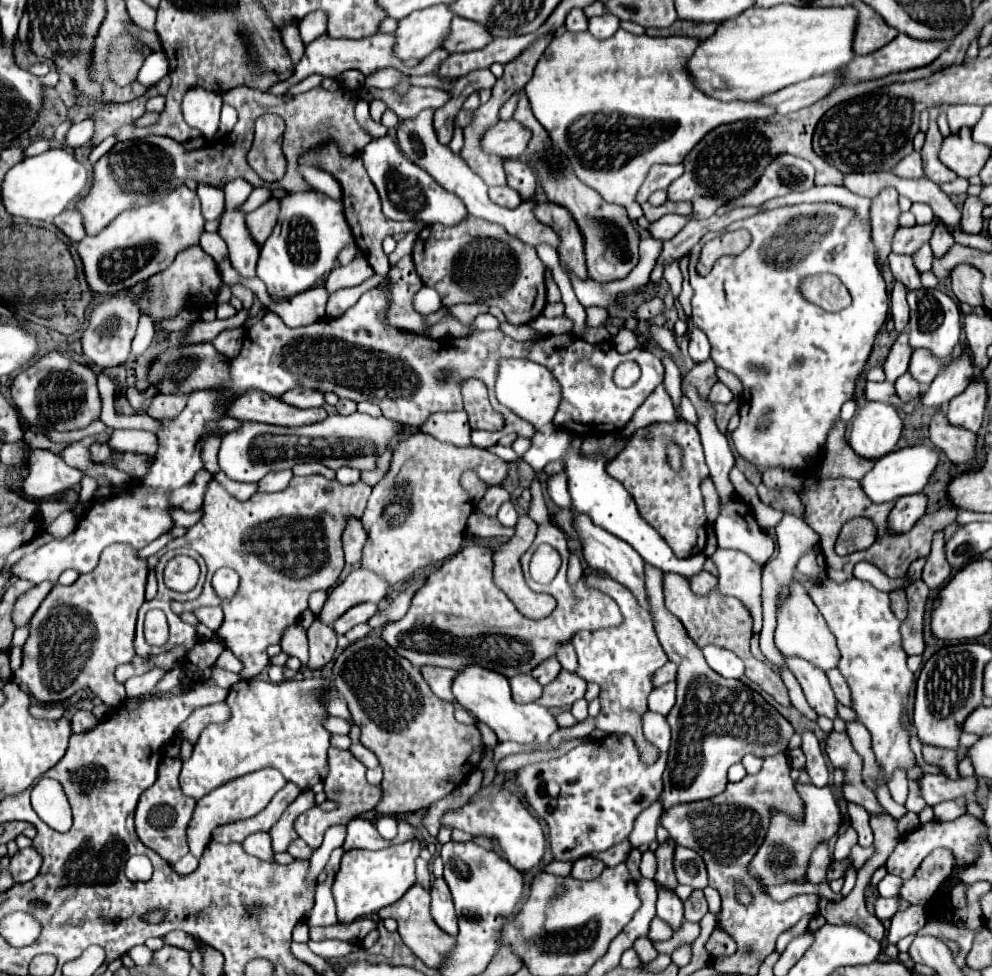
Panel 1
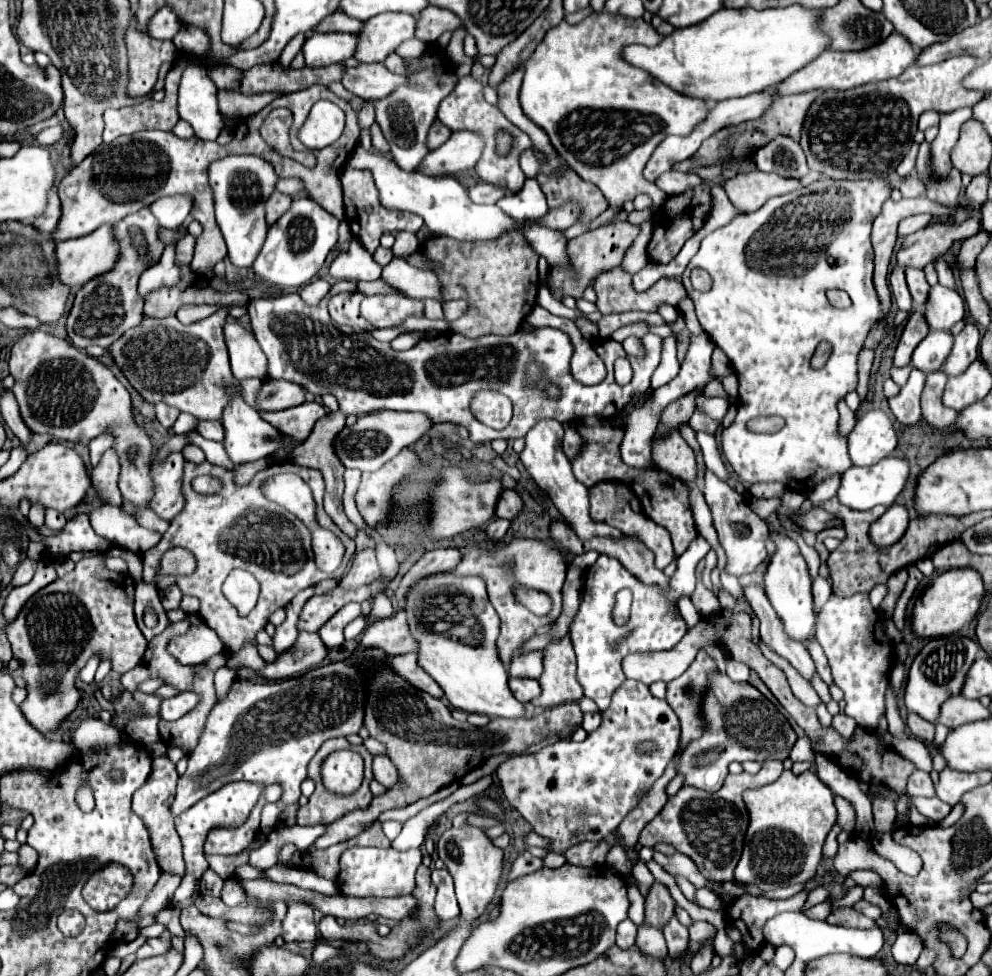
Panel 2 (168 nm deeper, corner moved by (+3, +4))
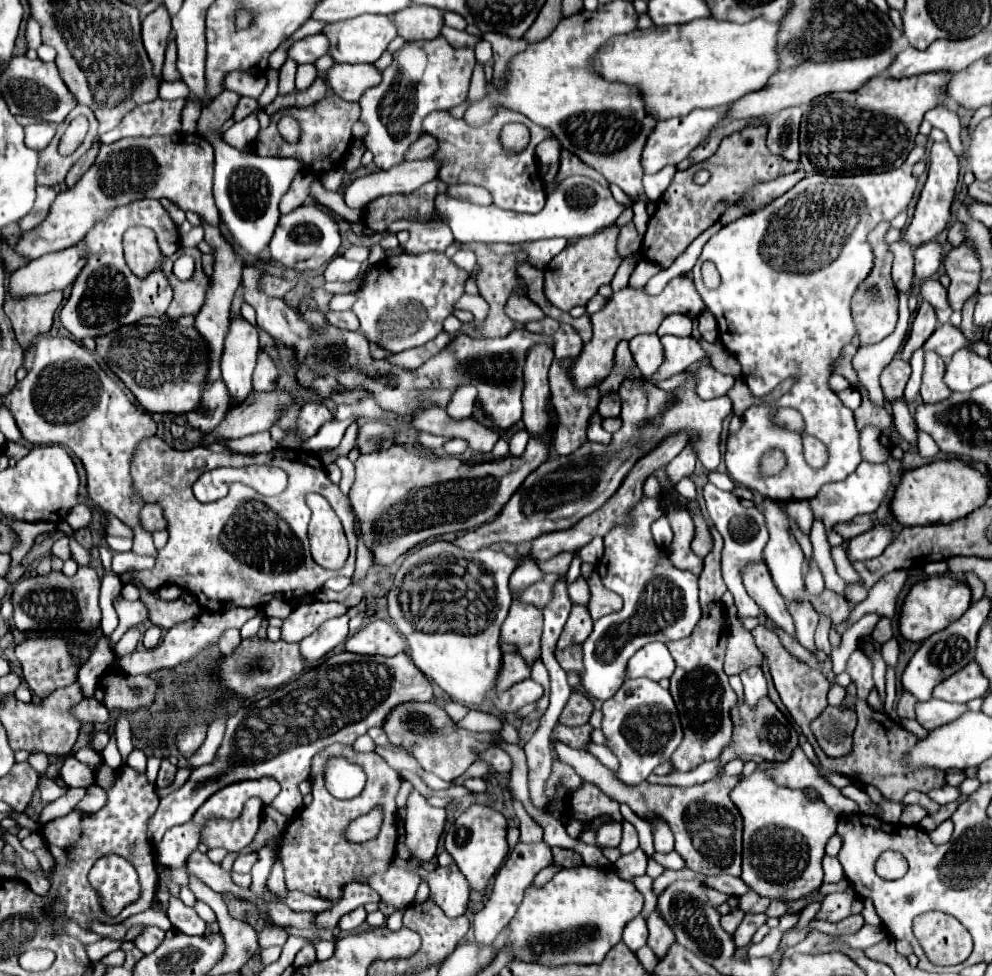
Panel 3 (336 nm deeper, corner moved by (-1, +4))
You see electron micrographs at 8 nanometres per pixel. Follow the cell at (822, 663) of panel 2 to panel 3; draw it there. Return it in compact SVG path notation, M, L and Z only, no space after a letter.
M803 599L799 601L799 605L789 605L787 607L793 621L795 621L795 633L797 633L797 639L803 647L807 647L809 651L815 651L815 643L813 643L813 633L815 633L815 627L817 627L817 621L819 621L819 615L817 611L813 609L813 605Z

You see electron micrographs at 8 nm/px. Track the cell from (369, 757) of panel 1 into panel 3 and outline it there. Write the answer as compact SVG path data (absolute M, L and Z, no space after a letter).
M415 789L407 799L407 819L405 819L405 847L411 859L427 863L435 857L437 841L443 833L447 813L445 809L431 807L425 797Z

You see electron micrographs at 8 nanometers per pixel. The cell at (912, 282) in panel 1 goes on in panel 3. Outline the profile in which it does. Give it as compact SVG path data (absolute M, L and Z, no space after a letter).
M927 279L921 283L921 297L925 301L931 301L931 305L935 307L939 323L949 321L953 309L951 309L951 305L947 305L947 291L937 279Z

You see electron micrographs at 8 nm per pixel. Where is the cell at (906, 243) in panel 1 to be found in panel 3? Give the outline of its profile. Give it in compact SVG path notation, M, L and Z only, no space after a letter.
M929 241L915 249L915 277L927 279L933 277L943 259L943 245L937 241Z

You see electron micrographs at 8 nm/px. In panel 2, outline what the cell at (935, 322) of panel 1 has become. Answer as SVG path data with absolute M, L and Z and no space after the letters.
M931 287L923 305L923 315L933 331L949 331L957 321L965 317L963 297L947 287Z

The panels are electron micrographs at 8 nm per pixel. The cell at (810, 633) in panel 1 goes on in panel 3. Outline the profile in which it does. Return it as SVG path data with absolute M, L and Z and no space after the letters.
M765 499L763 501L763 515L765 515L765 521L767 521L767 531L769 531L769 541L763 549L763 559L771 571L771 577L779 589L779 593L783 595L785 601L797 601L797 599L803 599L805 595L805 583L803 583L803 563L805 563L805 557L803 557L803 551L789 527L789 519L787 515L781 511L779 503L773 501L773 499Z

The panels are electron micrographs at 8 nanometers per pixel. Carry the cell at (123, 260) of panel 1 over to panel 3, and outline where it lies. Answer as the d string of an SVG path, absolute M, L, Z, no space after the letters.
M81 243L33 259L9 275L7 293L17 299L29 295L43 295L55 289L65 289L75 281L75 277L85 265L85 259L87 251Z

